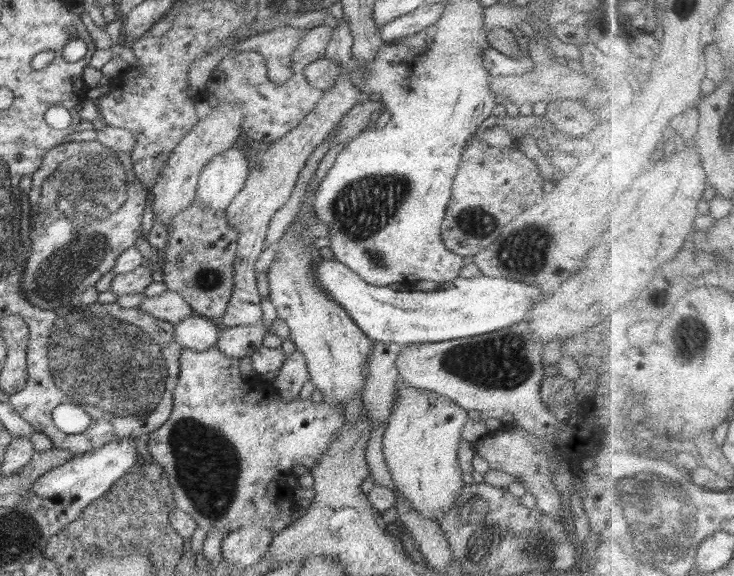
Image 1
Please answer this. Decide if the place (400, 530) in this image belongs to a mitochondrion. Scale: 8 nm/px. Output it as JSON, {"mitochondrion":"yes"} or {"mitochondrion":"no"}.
{"mitochondrion":"no"}

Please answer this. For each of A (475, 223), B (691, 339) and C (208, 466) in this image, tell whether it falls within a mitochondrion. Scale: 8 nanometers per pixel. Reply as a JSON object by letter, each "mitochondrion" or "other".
{"A":"mitochondrion","B":"mitochondrion","C":"mitochondrion"}

